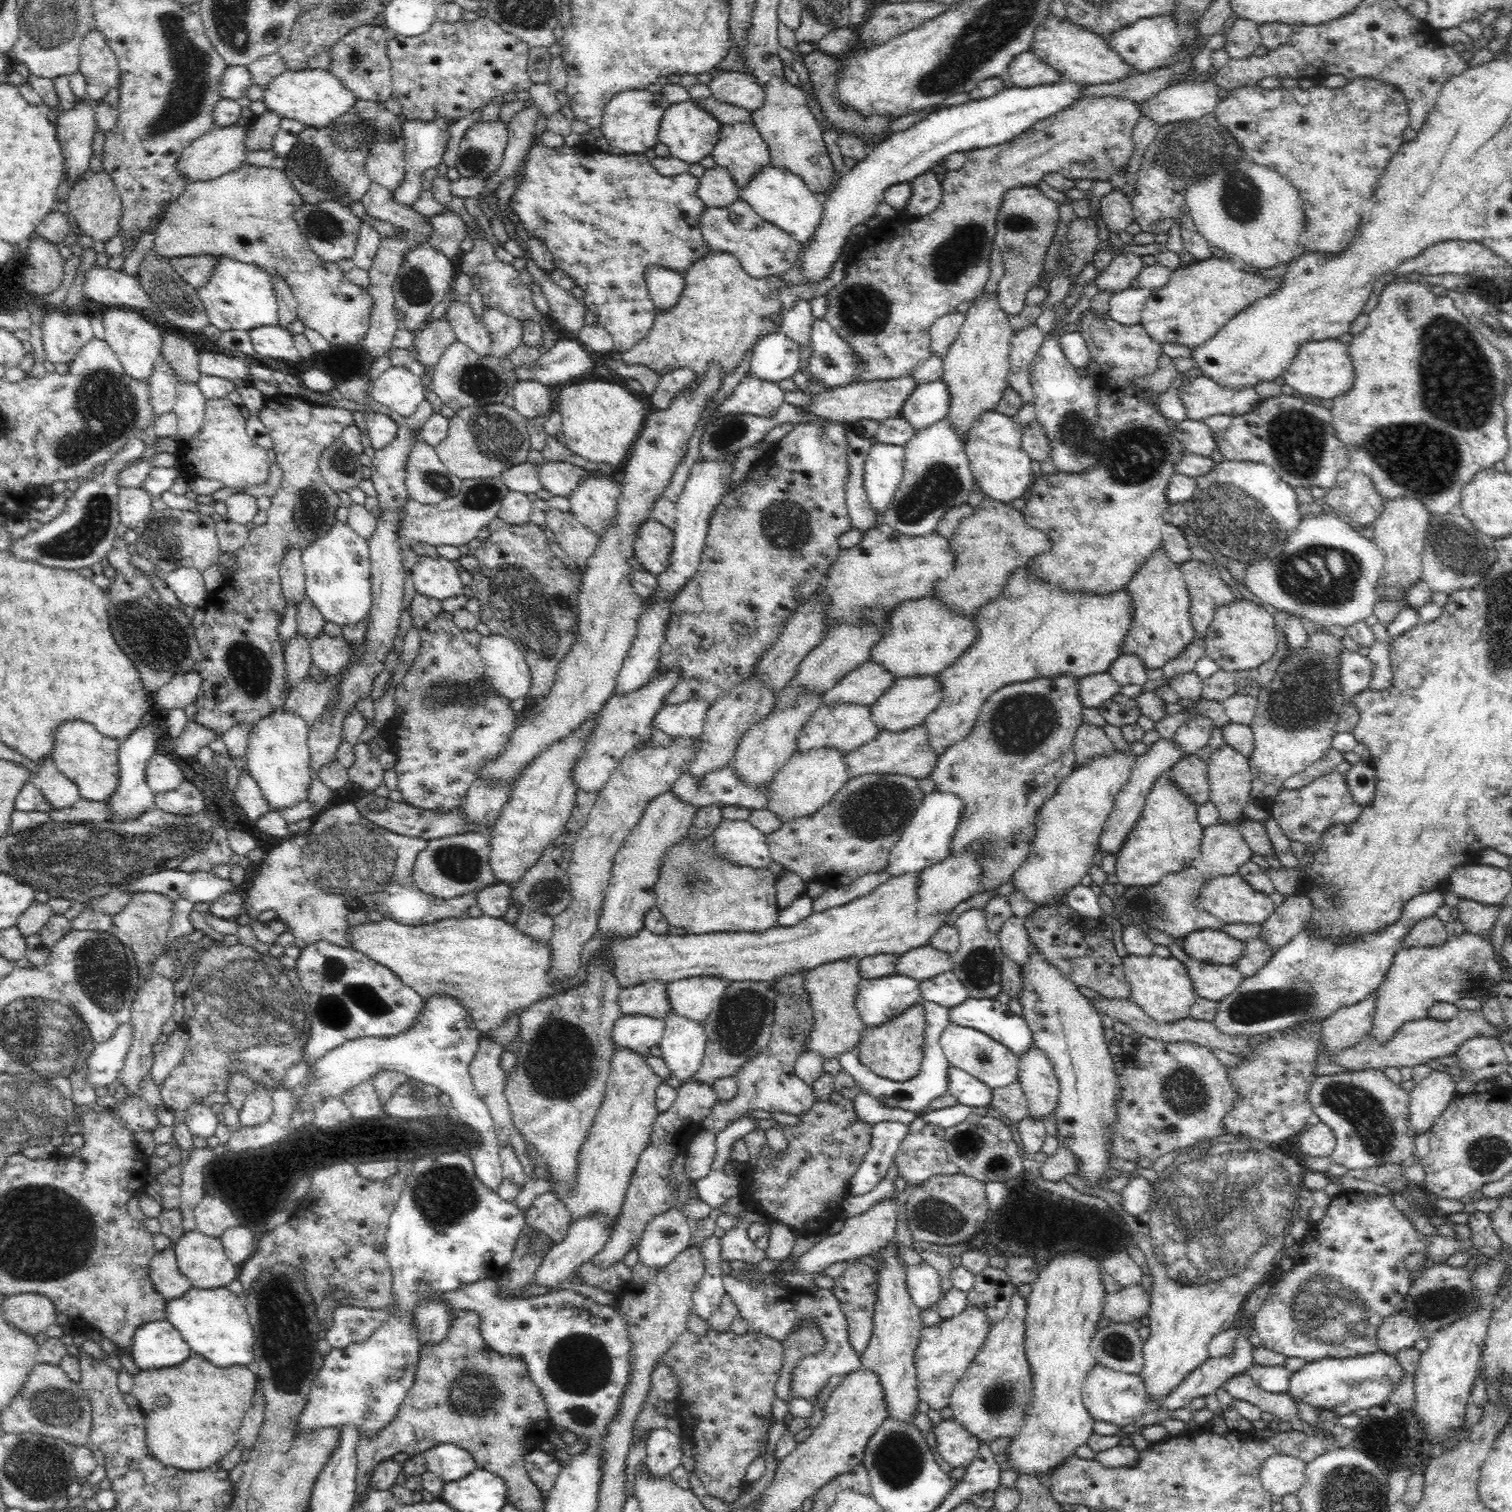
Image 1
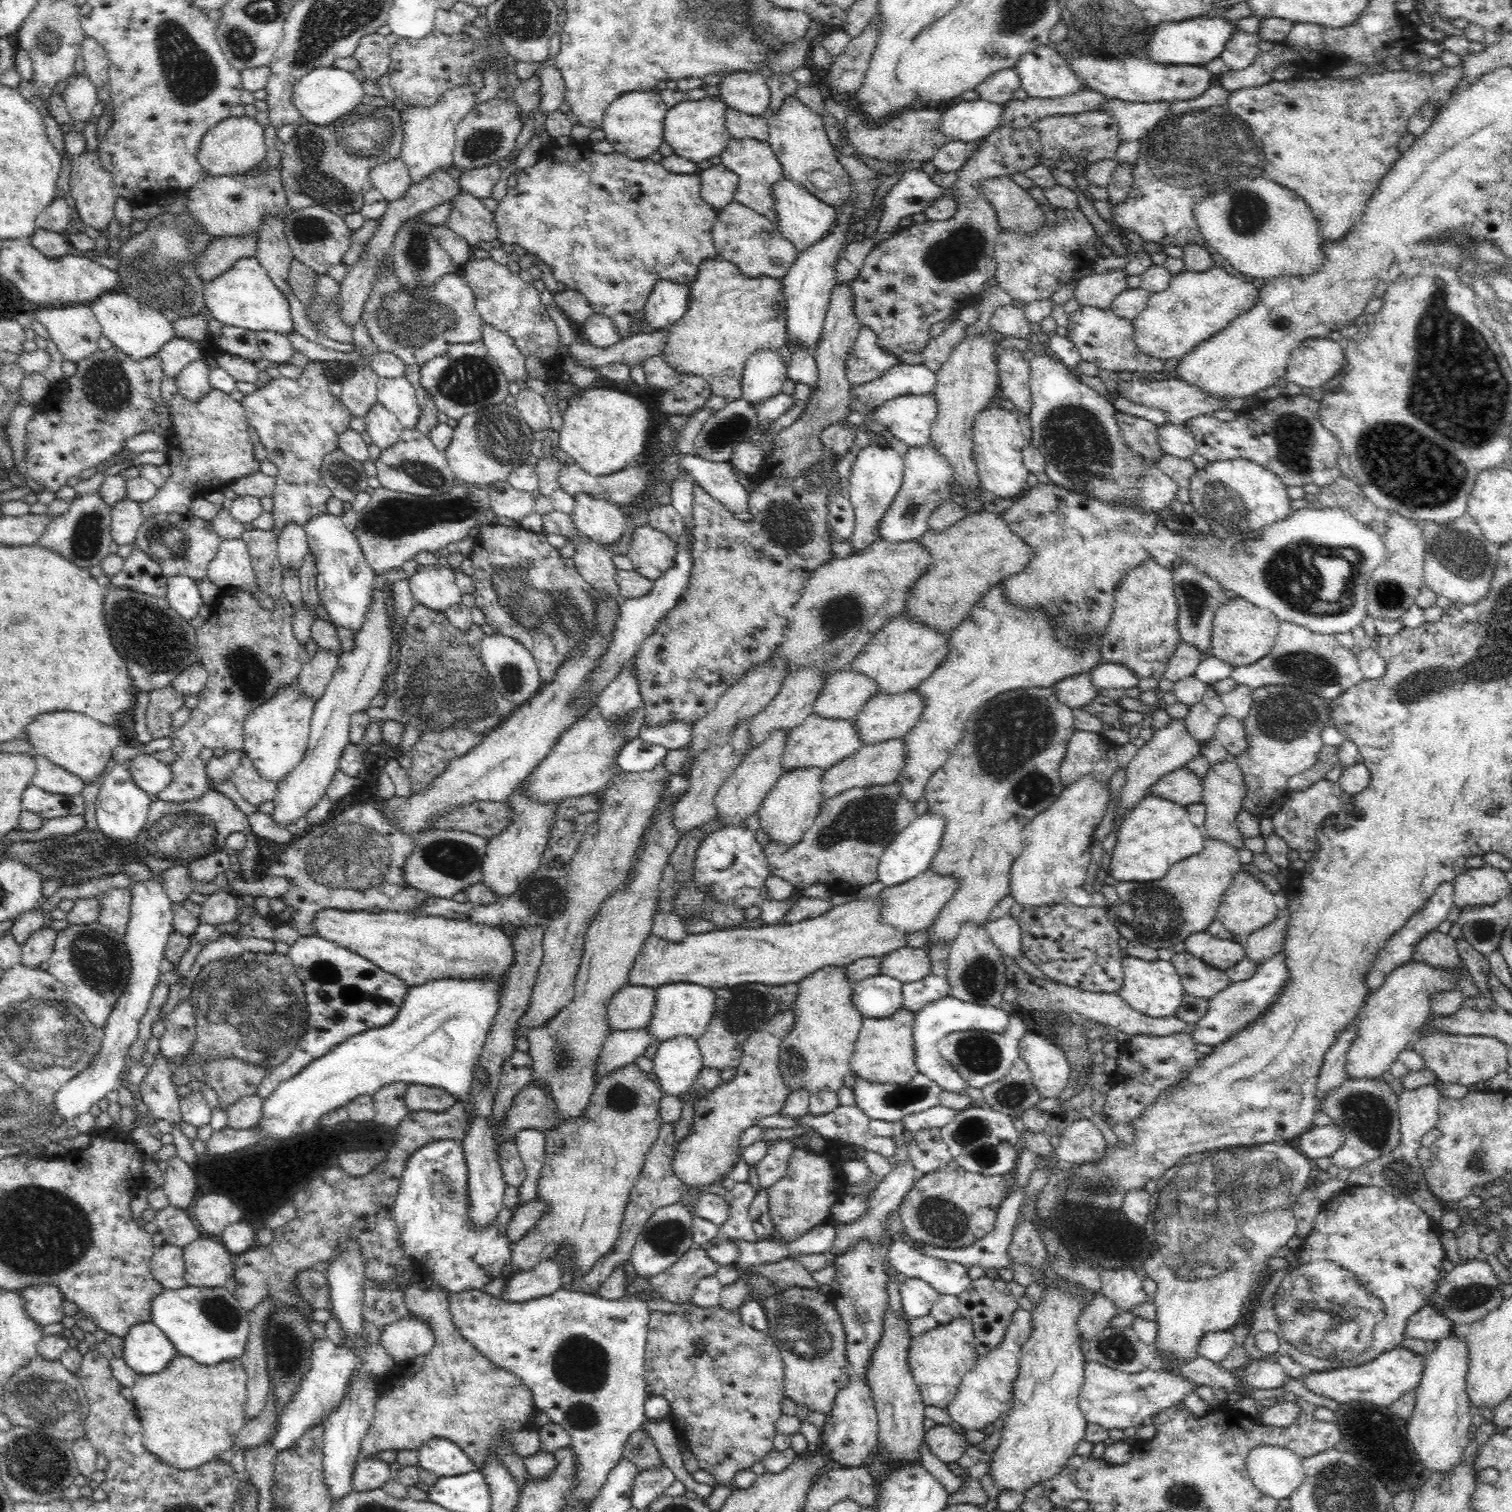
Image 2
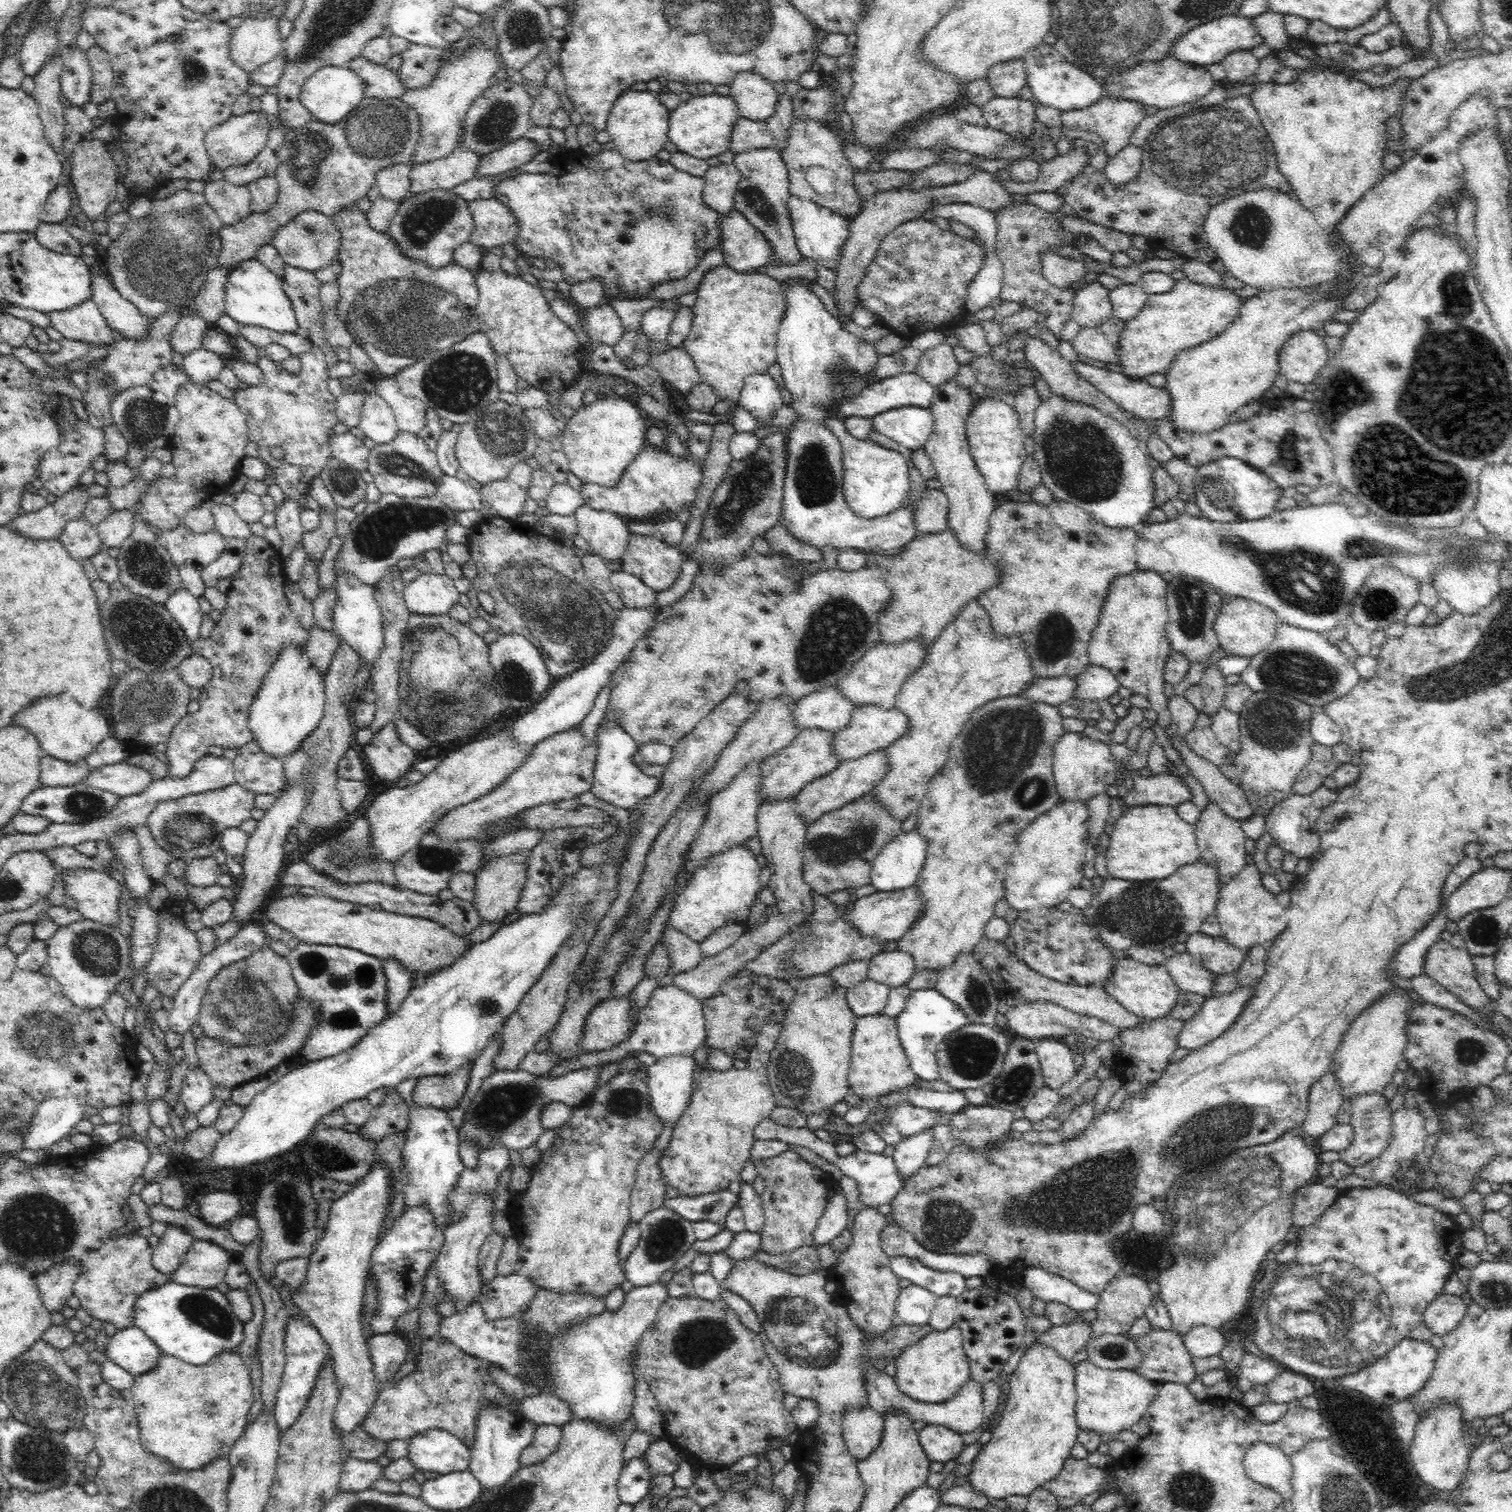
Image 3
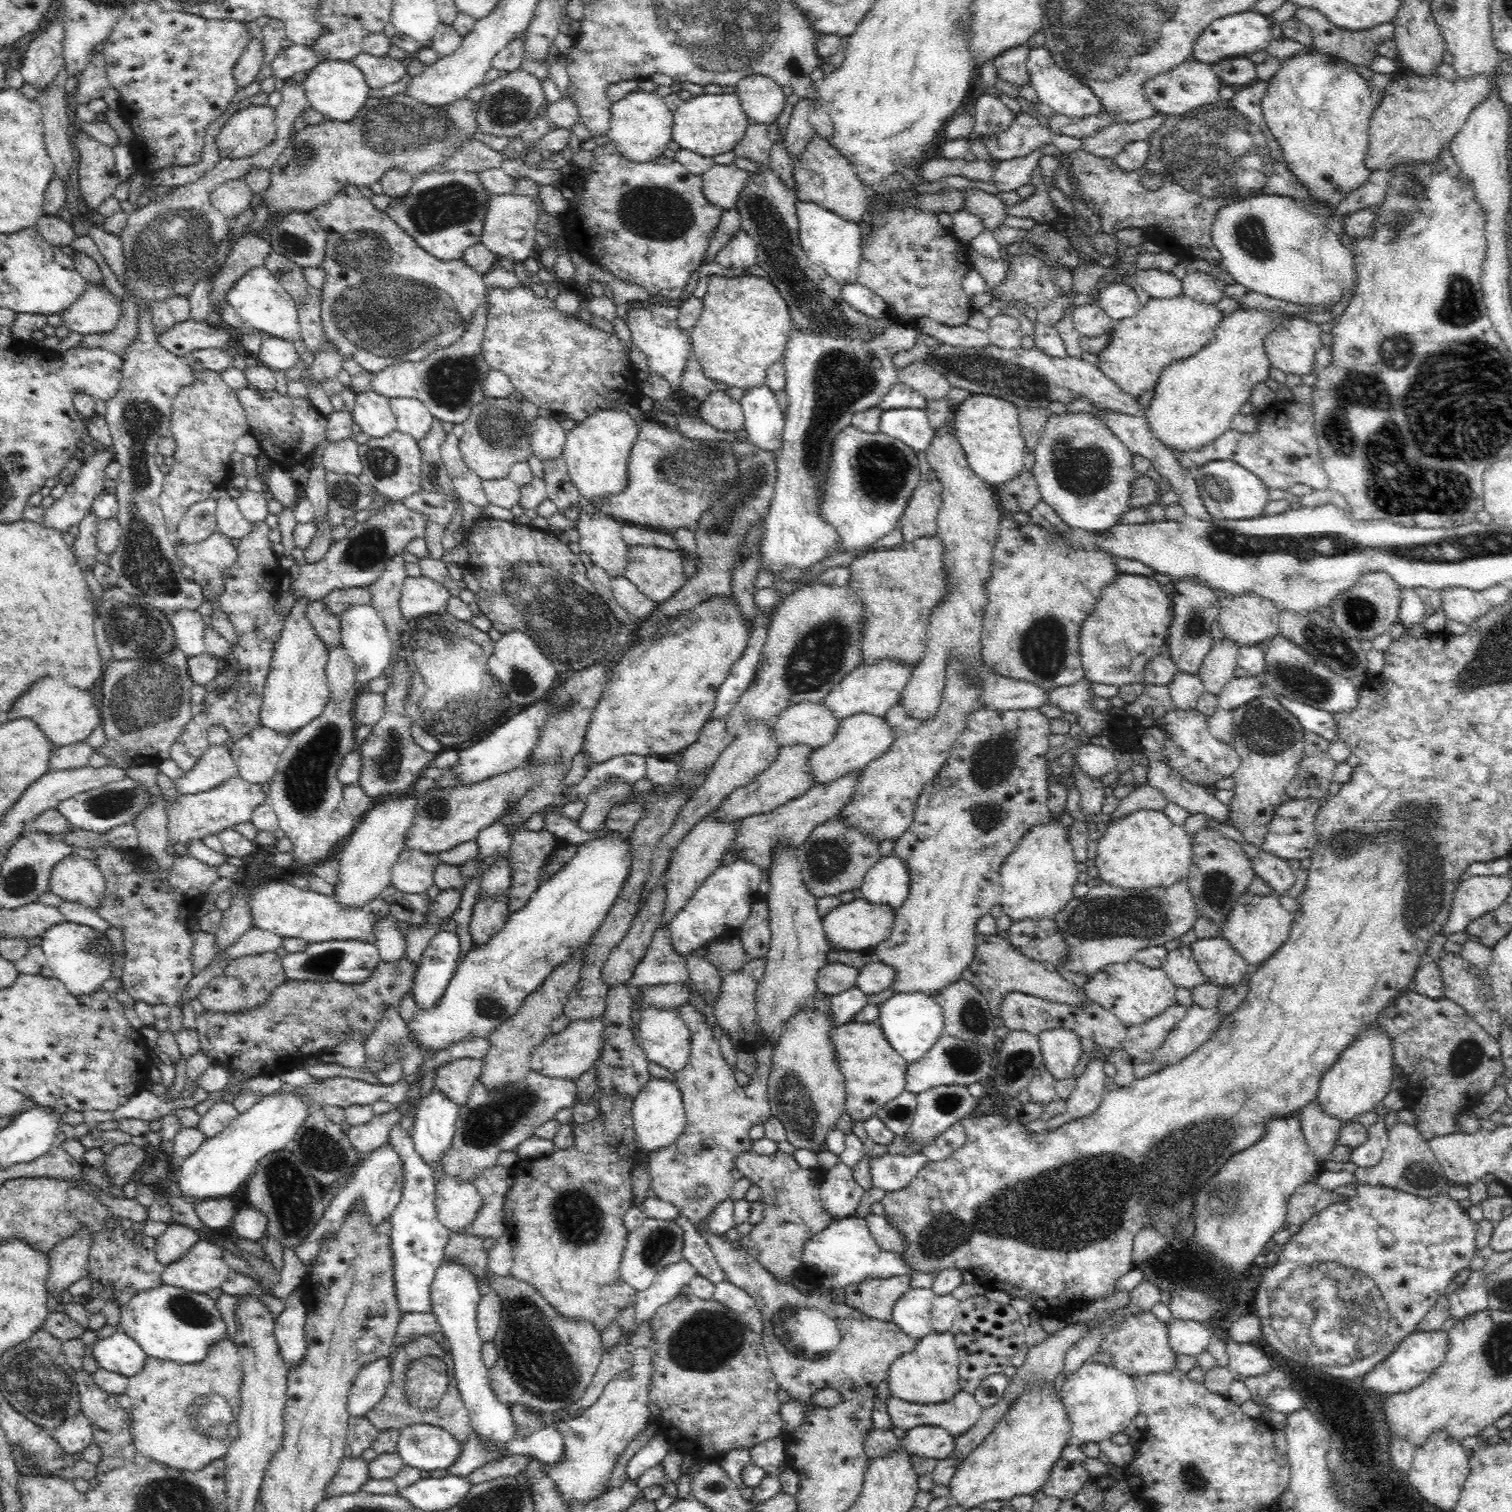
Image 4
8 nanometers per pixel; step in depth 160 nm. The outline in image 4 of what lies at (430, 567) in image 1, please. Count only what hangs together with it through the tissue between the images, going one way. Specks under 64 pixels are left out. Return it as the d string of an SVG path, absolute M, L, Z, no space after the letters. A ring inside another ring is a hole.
M407 576L402 582L398 606L404 620L418 618L440 612L446 609L447 600L451 597L451 591L427 576Z

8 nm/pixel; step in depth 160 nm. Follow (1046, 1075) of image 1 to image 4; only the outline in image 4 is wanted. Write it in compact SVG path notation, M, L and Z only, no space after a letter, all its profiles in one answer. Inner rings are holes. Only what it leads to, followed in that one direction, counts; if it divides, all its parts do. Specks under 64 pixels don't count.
M1050 1028L1038 1036L1043 1062L1056 1080L1070 1078L1084 1050L1080 1037L1067 1028Z

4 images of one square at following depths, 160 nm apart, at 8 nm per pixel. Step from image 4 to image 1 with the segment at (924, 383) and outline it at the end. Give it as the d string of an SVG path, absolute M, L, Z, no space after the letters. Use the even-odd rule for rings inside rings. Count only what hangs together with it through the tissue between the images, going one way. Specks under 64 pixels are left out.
M952 312L934 321L931 326L931 353L940 359L949 351L950 345L959 335L964 324L965 316L960 312Z

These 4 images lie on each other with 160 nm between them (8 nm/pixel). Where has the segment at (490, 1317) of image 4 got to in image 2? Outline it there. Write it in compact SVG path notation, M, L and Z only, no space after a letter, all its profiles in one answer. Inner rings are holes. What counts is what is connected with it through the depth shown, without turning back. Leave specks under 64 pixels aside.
M543 1260L536 1268L519 1272L509 1278L499 1297L507 1302L536 1300L550 1296L563 1283L559 1262Z

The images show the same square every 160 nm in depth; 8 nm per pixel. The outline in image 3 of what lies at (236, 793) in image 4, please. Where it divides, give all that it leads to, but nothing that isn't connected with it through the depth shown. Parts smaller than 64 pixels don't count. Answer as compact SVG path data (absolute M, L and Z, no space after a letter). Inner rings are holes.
M232 784L225 788L189 795L157 804L148 815L147 827L153 834L156 845L172 853L174 859L190 863L196 858L211 857L221 850L221 836L228 828L238 828L256 808L256 794Z

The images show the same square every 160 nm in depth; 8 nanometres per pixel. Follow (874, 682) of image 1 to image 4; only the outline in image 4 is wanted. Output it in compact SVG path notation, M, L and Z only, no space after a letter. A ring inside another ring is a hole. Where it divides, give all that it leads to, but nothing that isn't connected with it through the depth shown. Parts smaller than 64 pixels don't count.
M820 702L793 704L778 714L772 727L780 748L807 745L813 752L828 745L838 728L839 721Z

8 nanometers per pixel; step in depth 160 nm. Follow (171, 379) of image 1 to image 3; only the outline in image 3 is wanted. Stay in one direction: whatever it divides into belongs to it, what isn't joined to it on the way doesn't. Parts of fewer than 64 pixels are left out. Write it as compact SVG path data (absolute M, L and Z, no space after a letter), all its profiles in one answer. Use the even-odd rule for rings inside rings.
M193 306L185 311L182 320L176 325L172 331L170 342L171 348L180 354L188 354L196 348L202 348L202 332L207 330L208 321L204 321L198 313L195 312Z

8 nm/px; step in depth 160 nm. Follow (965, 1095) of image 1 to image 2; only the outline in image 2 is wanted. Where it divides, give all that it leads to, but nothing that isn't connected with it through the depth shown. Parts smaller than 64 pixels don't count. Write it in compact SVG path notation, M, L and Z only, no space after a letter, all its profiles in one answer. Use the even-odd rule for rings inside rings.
M945 997L926 1004L915 1012L915 1024L912 1036L915 1037L915 1061L918 1073L925 1074L932 1079L942 1090L960 1092L967 1084L963 1077L944 1058L940 1057L937 1042L948 1036L951 1032L964 1030L1004 1032L1008 1026L1008 1017L1004 1010L988 1005L967 1003L956 998Z

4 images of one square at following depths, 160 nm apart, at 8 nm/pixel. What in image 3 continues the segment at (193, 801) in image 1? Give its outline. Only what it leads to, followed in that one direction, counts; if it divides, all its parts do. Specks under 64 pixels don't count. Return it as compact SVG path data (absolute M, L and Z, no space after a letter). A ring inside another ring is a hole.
M310 344L310 350L306 350L299 360L302 364L302 370L298 376L288 374L288 372L275 372L274 363L267 357L259 357L255 366L261 369L264 374L264 384L262 386L250 386L246 389L236 389L233 391L232 400L244 413L247 420L249 440L258 444L261 454L261 460L265 464L270 464L276 474L276 484L280 486L285 496L294 499L298 506L304 506L304 496L308 494L310 482L318 474L321 474L327 460L331 457L328 430L339 423L339 417L336 416L337 399L326 388L326 382L329 379L329 368L320 368L314 370L316 360L325 360L324 351L317 344ZM276 446L284 450L283 457L276 458L270 453L270 448ZM260 538L245 539L244 546L242 564L229 577L232 586L226 593L227 605L226 610L221 613L222 618L216 623L208 640L198 639L191 642L193 652L212 663L213 675L208 684L201 688L198 698L199 710L180 720L168 740L168 750L165 754L168 758L168 777L172 779L185 778L191 774L195 763L208 754L208 747L219 746L223 749L238 750L253 740L253 732L248 729L249 710L263 683L264 675L271 670L284 646L304 647L307 643L307 630L300 625L288 607L288 598L284 592L287 585L283 572L284 558L277 557L273 546Z

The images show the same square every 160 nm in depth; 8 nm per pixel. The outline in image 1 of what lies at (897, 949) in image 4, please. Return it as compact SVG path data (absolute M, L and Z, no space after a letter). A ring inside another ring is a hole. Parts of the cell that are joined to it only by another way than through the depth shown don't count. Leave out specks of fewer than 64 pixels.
M1060 674L1053 678L1041 677L1004 685L984 701L968 737L950 746L944 756L937 758L929 776L936 785L935 789L954 793L964 803L959 826L951 836L949 855L965 853L978 842L986 847L987 855L982 858L984 892L996 891L1012 880L1016 869L1024 864L1031 852L1039 808L1056 793L1060 782L1074 770L1073 739L1083 722L1079 679L1070 674Z

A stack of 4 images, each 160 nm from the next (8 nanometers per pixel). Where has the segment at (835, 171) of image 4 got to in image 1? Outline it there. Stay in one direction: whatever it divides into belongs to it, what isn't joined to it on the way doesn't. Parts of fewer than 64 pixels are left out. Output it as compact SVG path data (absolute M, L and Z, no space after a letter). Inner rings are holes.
M773 77L763 89L764 104L759 109L751 111L751 118L768 147L771 164L800 175L807 187L818 196L828 194L834 186L834 165L822 139L823 128L806 102L807 95L800 86L797 87L787 79L779 77Z

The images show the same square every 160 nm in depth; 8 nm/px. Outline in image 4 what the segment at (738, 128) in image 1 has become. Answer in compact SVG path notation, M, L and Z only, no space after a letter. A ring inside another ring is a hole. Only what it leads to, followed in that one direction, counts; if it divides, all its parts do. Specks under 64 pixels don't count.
M770 164L765 166L768 171L760 171L749 177L736 206L741 214L743 232L748 233L755 242L756 265L764 269L768 280L778 287L778 293L789 309L792 328L814 330L828 337L859 338L863 341L880 337L885 329L878 331L874 327L876 319L850 307L842 299L841 285L806 257L799 238L799 220L795 207L797 195L770 170Z

